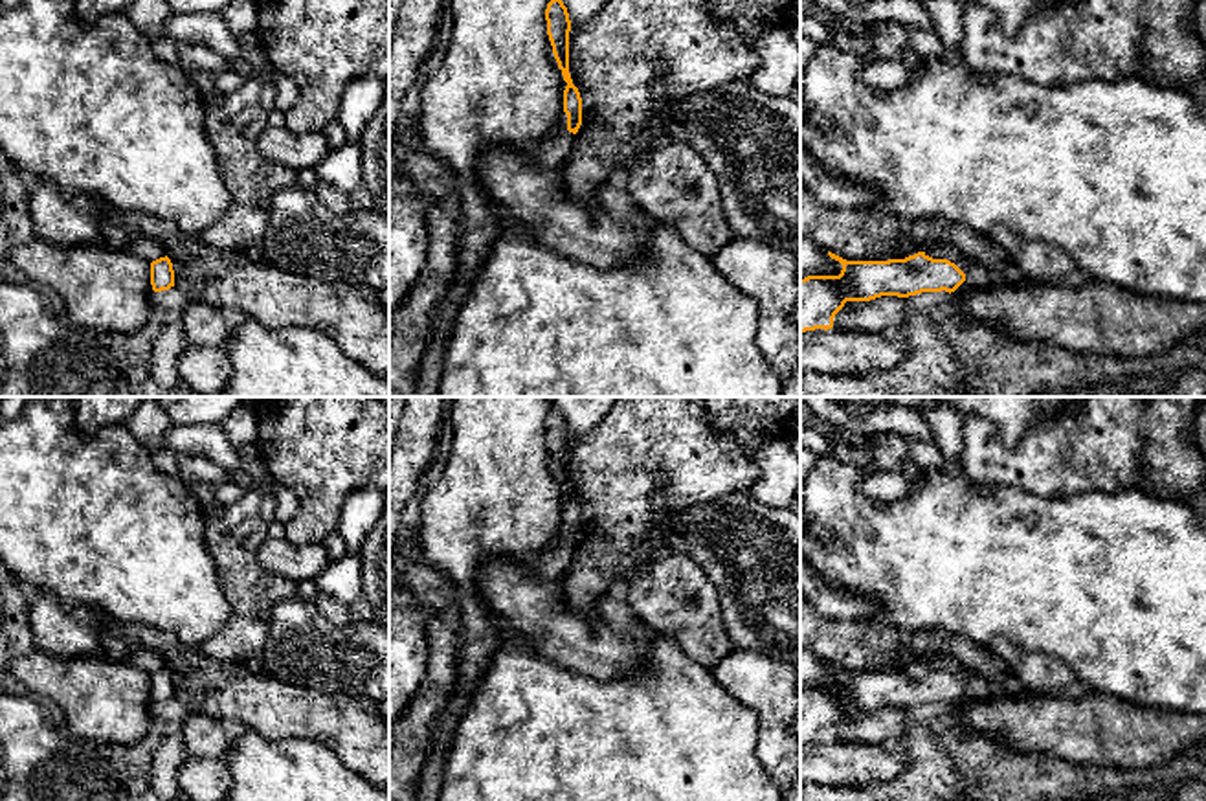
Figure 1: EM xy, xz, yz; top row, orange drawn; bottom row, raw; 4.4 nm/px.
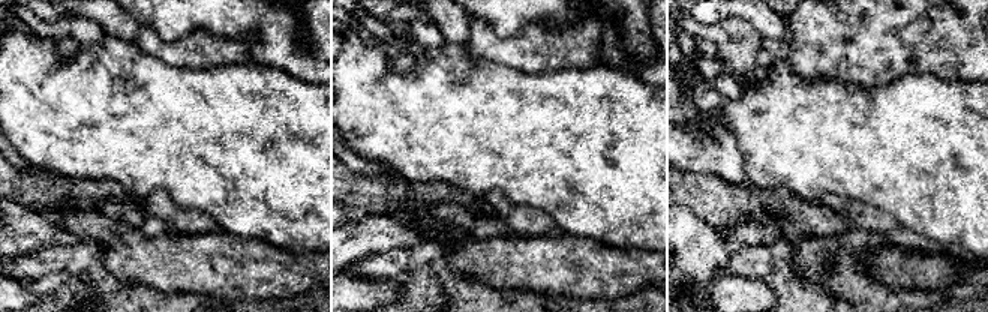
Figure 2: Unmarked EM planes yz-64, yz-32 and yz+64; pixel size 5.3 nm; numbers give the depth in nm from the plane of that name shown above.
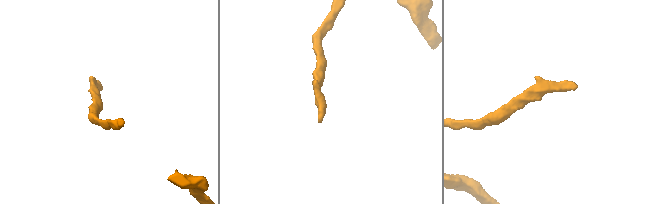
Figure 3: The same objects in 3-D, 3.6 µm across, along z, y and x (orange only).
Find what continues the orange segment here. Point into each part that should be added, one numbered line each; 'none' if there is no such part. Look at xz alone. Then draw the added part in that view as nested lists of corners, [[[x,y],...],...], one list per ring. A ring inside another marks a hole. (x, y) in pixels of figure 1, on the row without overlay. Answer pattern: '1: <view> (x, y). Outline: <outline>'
1: xz (549, 566). Outline: [[[562,524],[556,538],[534,562],[536,577],[547,582],[558,581],[569,568],[575,549],[576,546],[567,542],[567,525]]]

